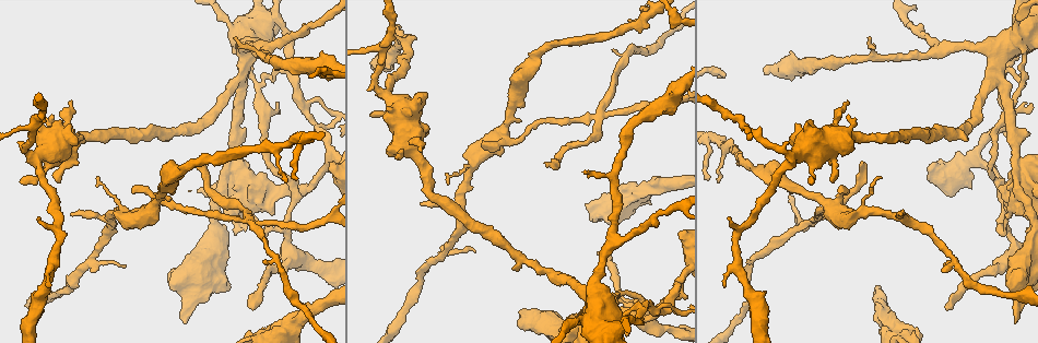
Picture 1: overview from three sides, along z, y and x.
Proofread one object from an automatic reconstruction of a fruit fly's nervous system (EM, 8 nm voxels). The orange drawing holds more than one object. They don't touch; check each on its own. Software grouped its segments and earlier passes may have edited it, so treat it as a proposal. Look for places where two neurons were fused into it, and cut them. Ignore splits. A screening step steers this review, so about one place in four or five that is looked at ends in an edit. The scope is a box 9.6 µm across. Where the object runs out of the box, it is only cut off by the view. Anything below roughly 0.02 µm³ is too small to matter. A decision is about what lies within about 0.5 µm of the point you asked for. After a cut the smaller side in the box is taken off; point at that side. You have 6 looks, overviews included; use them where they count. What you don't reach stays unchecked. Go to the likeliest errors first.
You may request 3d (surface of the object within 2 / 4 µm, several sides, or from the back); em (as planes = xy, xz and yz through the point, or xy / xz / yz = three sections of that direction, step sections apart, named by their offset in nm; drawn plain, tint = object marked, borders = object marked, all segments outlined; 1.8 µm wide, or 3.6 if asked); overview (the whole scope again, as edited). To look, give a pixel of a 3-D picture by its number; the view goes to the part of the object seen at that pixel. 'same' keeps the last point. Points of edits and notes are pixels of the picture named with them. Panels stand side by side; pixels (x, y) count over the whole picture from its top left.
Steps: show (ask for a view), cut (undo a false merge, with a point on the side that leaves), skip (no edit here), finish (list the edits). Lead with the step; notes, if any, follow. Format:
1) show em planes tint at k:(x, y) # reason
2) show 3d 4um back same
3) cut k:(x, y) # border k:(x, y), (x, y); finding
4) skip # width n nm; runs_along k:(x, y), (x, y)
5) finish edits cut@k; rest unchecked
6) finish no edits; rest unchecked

show 3d 4um at 1:(592, 117)

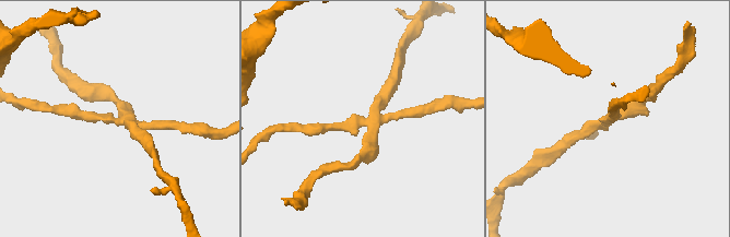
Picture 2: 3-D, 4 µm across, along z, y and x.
show em xy step 16 tint at 2:(363, 121) # arms 4; shape alone is not enough

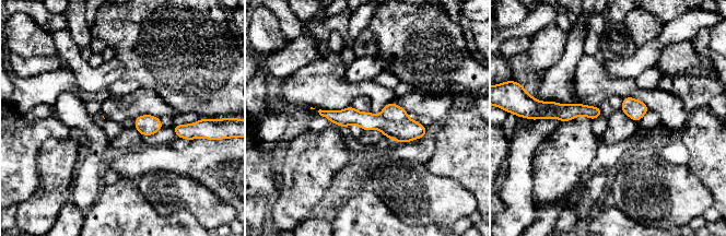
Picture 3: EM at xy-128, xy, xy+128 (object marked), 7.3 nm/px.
show em planes tint same

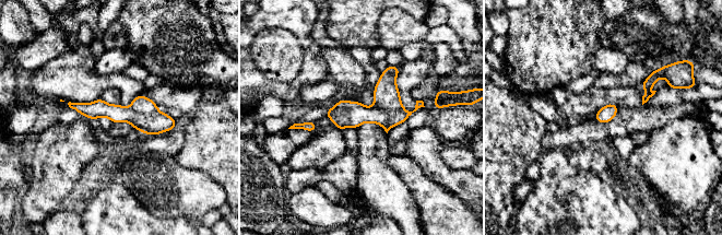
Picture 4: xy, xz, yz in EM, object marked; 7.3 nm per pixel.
cut 4:(386, 94) # border 4:(375, 104), (390, 114), (402, 107); two neurons meet here

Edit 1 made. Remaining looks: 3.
show 3d 4um back at 1:(242, 197) # sharp bend

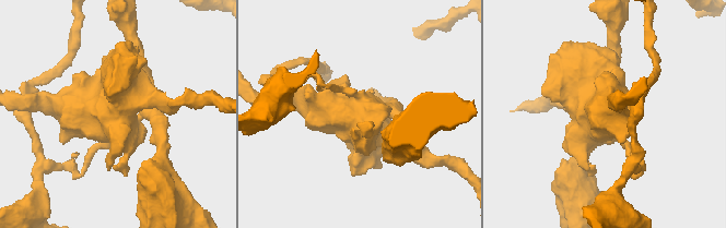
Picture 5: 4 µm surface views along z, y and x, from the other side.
show em planes plain at 5:(114, 117)

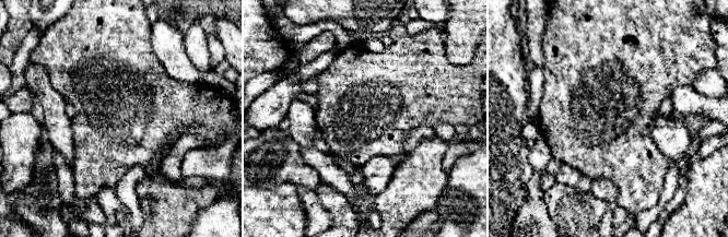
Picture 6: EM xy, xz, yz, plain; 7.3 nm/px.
show em planes tint same

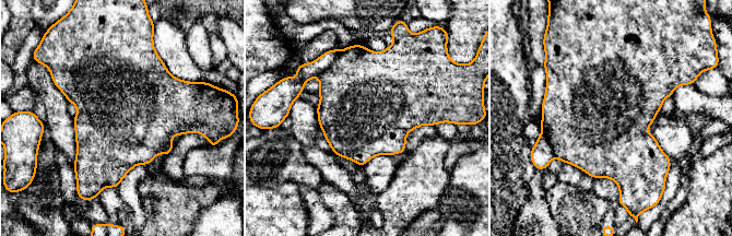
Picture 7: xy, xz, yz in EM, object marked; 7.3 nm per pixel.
cut 7:(357, 85) # border 7:(342, 50), (318, 75); a second neuron is stuck on

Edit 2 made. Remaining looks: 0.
finish edits cut@4, cut@7; rest unchecked

